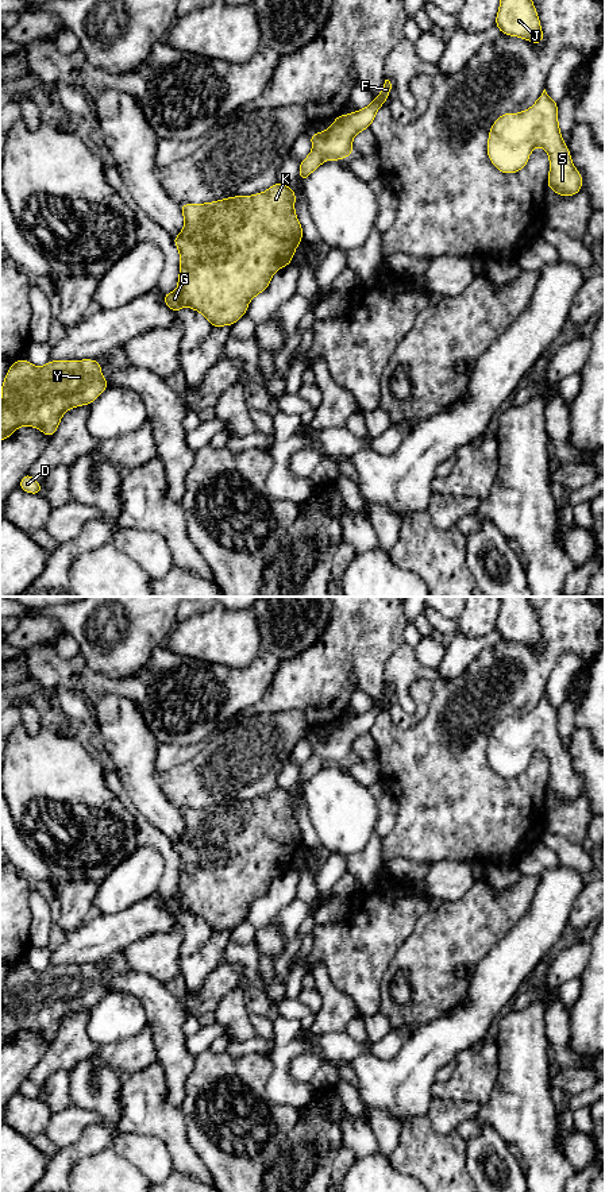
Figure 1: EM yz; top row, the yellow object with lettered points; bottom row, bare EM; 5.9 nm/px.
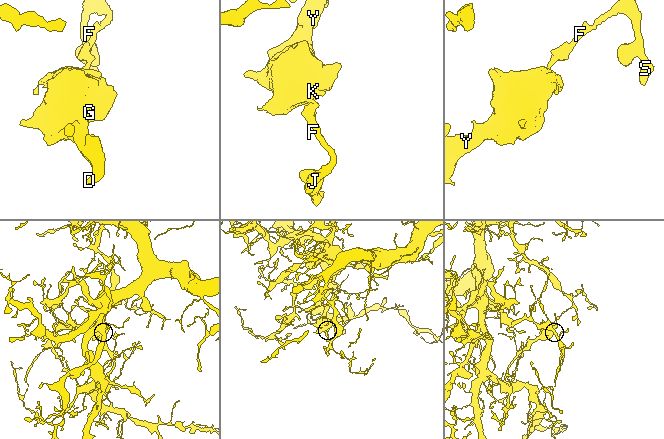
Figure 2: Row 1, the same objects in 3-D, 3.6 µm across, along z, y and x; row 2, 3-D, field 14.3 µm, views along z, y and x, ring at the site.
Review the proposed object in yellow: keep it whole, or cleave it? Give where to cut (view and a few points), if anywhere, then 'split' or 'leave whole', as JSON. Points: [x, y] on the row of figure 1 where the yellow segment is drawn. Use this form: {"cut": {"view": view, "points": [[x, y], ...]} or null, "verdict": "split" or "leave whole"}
{"cut": {"view": "yz", "points": [[313, 147], [326, 159]]}, "verdict": "split"}

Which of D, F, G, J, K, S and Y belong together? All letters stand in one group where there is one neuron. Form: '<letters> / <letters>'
D G K Y / F J S

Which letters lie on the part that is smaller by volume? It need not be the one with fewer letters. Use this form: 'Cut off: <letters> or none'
Cut off: D, G, K, Y

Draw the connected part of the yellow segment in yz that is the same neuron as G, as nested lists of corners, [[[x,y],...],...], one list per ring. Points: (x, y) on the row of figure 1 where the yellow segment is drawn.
[[[281,182],[254,196],[236,196],[207,204],[182,204],[185,219],[181,234],[172,238],[180,250],[180,277],[177,290],[165,293],[165,304],[178,315],[181,306],[203,313],[212,327],[234,325],[244,316],[253,297],[262,293],[273,274],[290,265],[302,238],[301,224],[294,213],[296,193]]]

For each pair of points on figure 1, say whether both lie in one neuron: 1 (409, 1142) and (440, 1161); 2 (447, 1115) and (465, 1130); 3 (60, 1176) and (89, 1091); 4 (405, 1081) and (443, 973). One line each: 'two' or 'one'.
1: one
2: two
3: one
4: two

